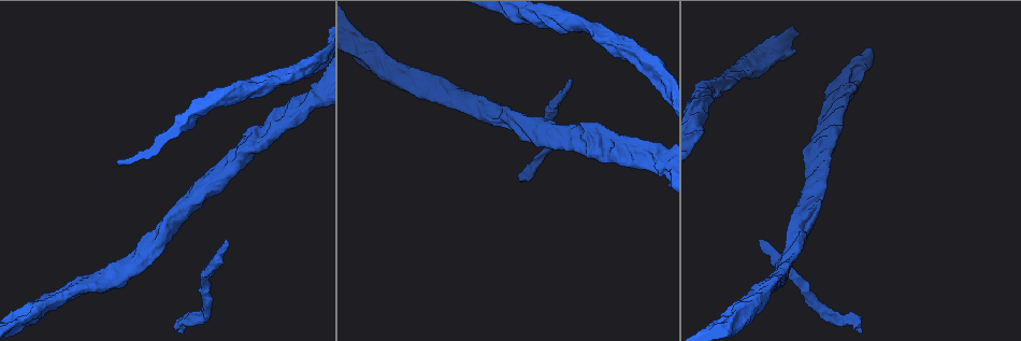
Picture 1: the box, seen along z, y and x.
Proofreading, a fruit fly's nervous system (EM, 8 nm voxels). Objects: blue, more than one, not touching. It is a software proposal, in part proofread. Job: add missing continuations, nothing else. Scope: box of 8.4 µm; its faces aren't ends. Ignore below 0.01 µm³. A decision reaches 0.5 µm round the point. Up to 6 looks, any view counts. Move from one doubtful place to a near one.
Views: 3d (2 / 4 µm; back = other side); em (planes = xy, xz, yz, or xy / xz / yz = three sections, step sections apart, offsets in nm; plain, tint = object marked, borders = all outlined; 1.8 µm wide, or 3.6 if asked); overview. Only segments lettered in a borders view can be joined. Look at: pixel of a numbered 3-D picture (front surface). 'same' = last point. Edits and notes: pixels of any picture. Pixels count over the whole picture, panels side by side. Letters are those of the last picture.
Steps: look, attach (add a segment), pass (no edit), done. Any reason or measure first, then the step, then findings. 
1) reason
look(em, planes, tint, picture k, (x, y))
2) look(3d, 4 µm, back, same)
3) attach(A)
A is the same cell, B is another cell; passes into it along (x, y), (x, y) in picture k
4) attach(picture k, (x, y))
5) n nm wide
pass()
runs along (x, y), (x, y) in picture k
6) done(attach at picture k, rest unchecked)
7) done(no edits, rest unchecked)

look(3d, 2 µm, picture 1, (759, 241))

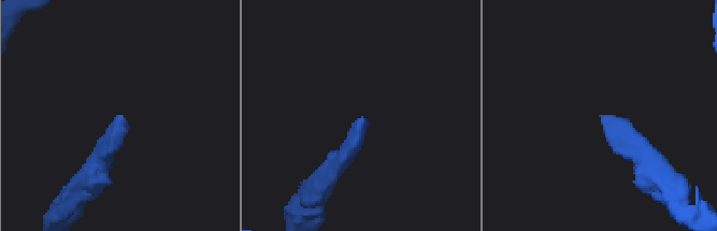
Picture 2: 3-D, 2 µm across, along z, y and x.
look(em, yz, step 4, borders, picture 2, (365, 120))

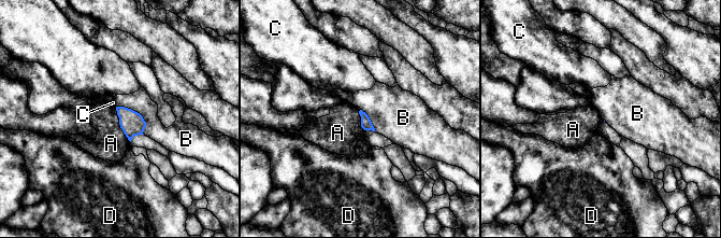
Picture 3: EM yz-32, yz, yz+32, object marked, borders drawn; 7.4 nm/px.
look(em, planes, borders, same)

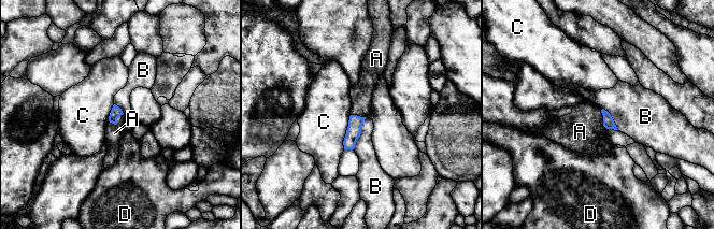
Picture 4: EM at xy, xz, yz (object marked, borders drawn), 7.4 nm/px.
C touches over 260 nm
attach(picture 4, (114, 133))
A is the same cell, B, C and D are other cells; passes into it along (116, 111), (116, 122), (114, 133) in picture 4; it goes on there

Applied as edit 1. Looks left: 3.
look(overview)

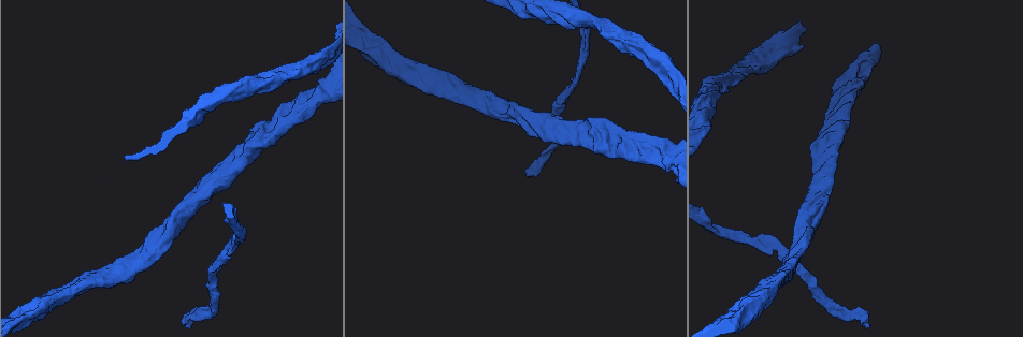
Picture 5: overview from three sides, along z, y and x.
an open end
look(em, xz, step 8, borders, picture 5, (561, 142))

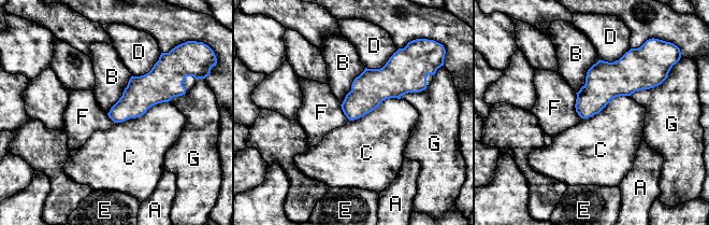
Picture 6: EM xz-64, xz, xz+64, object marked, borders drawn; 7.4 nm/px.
look(em, planes, borders, same)

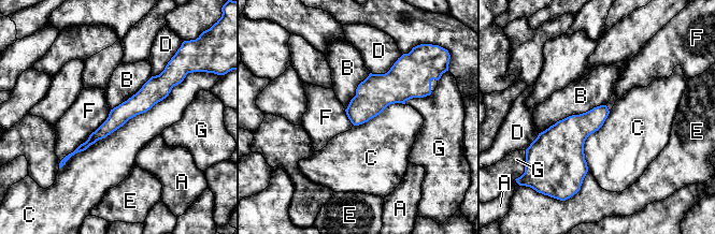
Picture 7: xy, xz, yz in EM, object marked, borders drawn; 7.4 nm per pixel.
C touches over 1100 nm
pass()
A, B, C, D, E, F and G are other cells; border along (183, 81), (61, 166) in picture 7; no lettered segment goes on from it

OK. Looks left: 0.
done(attach at picture 4, rest unchecked)

